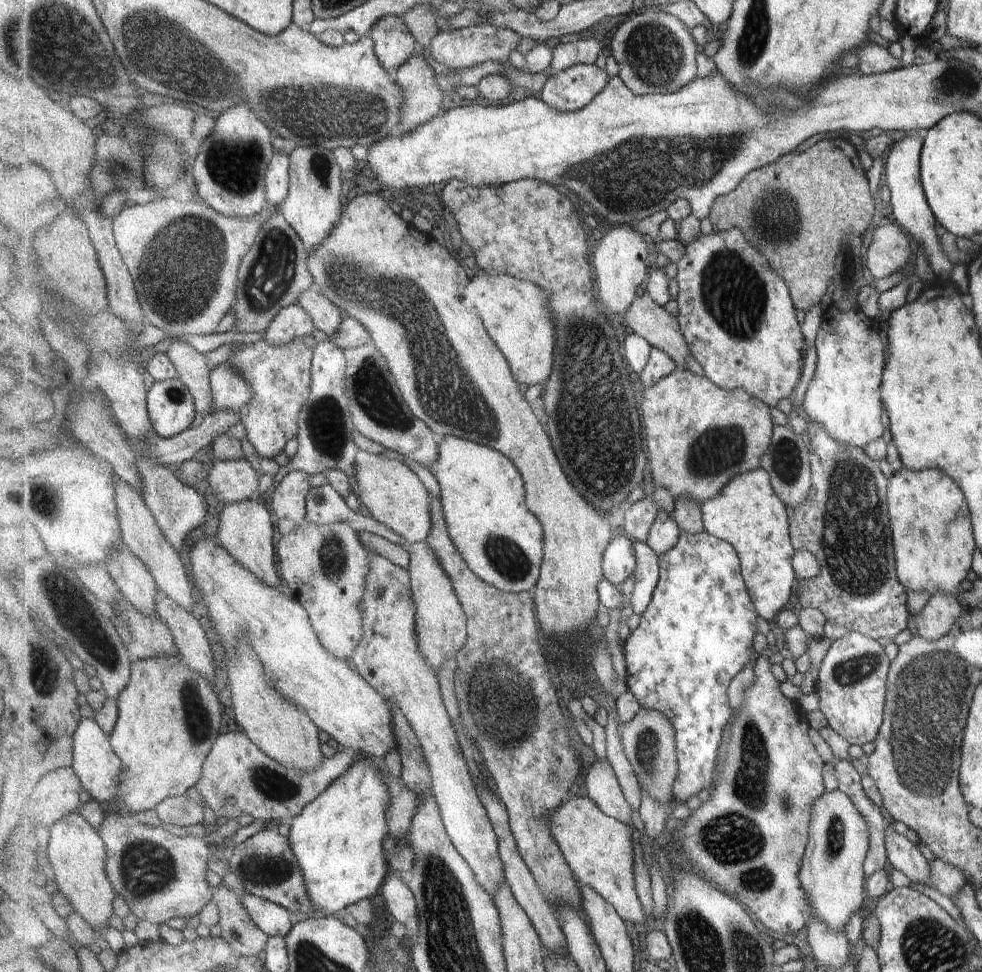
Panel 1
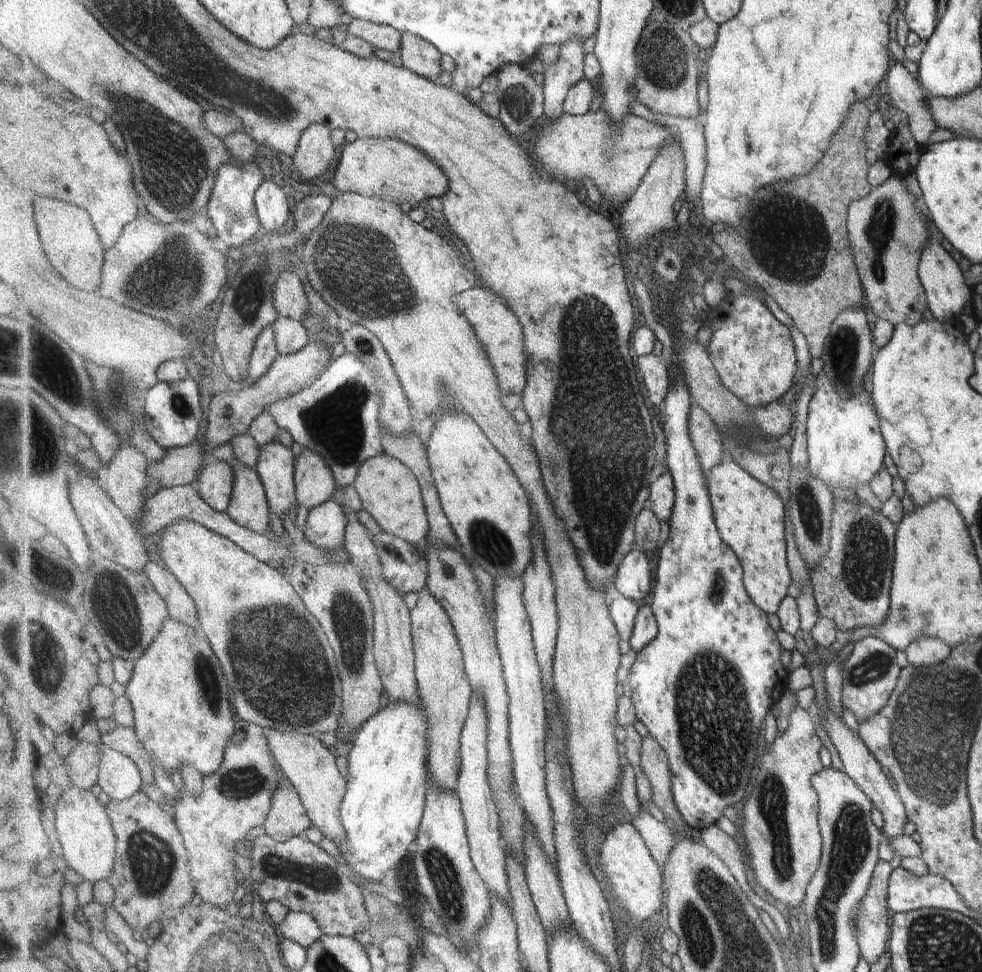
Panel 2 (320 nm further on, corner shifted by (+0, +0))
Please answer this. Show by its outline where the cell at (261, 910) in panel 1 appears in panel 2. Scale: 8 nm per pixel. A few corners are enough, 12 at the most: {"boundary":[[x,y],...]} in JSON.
{"boundary":[[290,911],[279,926],[306,949],[325,936],[307,913]]}

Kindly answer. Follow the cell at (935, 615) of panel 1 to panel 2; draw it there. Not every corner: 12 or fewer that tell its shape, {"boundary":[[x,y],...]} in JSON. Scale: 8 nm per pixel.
{"boundary":[[921,637],[904,652],[919,669],[943,662],[951,648],[939,639]]}

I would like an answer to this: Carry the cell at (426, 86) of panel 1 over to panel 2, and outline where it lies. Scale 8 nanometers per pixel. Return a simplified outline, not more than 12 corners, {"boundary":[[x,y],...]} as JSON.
{"boundary":[[402,33],[403,66],[439,83],[443,54],[420,36]]}

